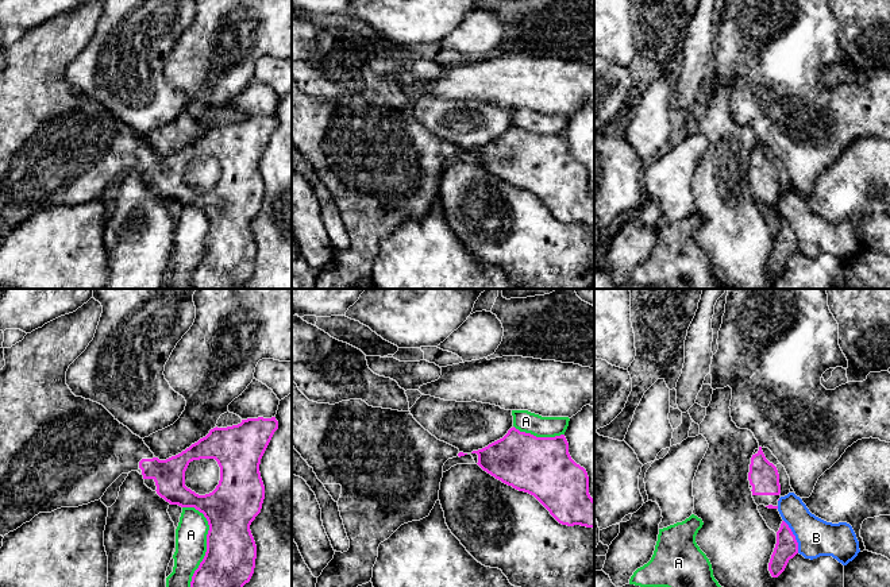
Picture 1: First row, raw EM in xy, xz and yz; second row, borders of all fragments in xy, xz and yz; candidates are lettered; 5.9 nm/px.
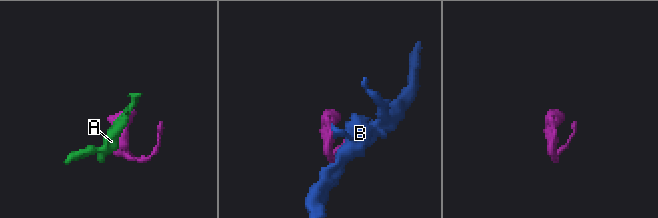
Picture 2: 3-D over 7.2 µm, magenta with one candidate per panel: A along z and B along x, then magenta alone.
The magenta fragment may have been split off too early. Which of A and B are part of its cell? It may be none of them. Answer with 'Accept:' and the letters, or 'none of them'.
Accept: none of them

